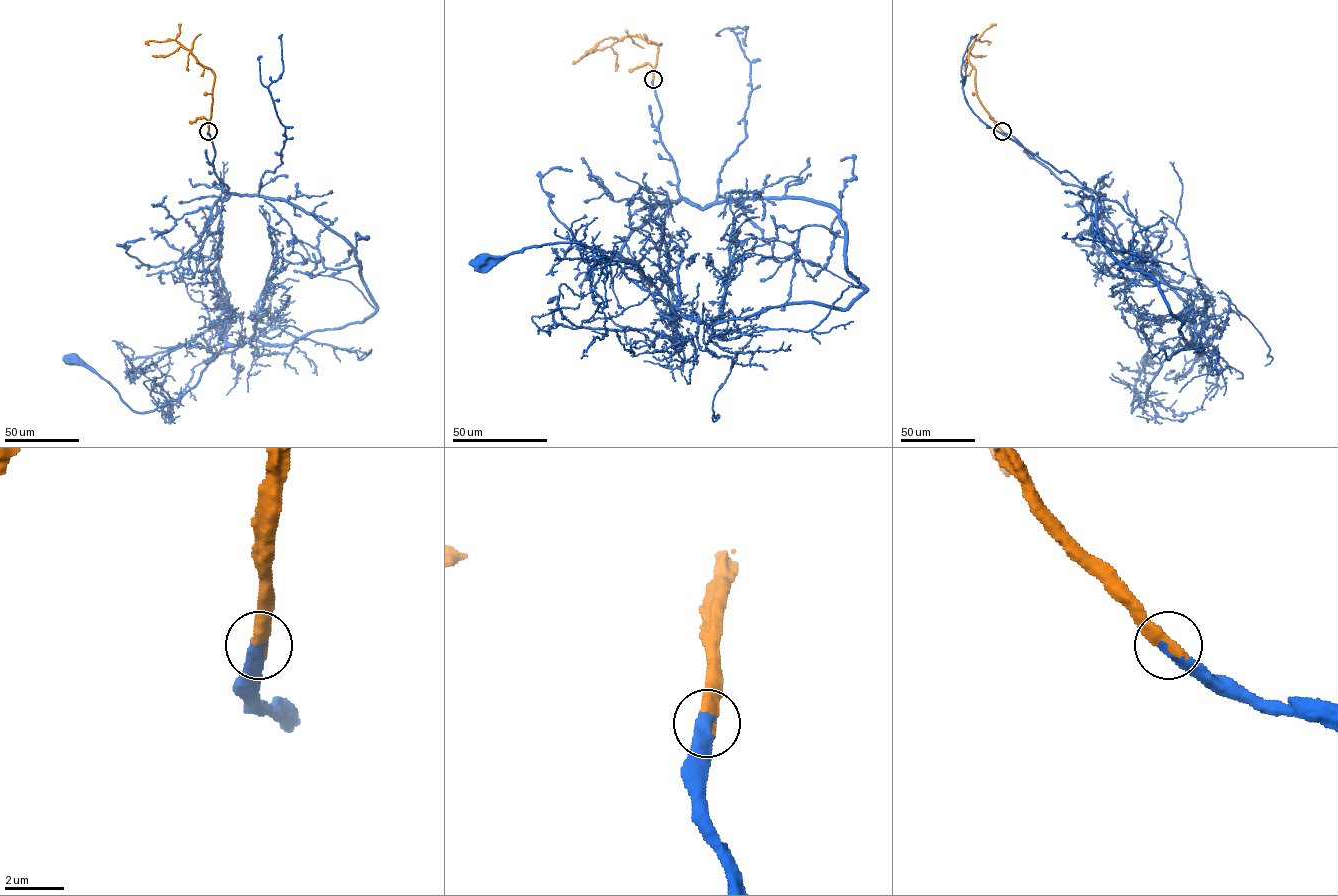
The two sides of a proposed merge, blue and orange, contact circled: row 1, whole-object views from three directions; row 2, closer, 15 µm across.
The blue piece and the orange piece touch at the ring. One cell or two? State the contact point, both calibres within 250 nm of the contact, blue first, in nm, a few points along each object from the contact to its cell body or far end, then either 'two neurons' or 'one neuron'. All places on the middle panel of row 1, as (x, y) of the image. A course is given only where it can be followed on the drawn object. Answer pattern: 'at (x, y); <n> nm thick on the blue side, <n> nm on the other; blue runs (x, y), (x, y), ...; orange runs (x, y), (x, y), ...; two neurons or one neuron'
at (653, 79); 440 nm thick on the blue side, 480 nm on the other; blue runs (653, 78), (683, 197), (830, 205), (866, 289), (846, 309), (788, 303), (714, 324), (580, 243), (479, 260); orange runs (653, 78), (660, 44), (639, 36), (622, 38), (582, 56), (577, 62); one neuron

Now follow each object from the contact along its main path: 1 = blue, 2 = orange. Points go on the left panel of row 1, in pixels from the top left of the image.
1: (208, 131), (228, 191), (284, 199), (335, 231), (377, 309), (289, 344), (227, 345), (151, 411), (71, 358)
2: (208, 131), (214, 73), (202, 67), (174, 40), (149, 40), (148, 45)

